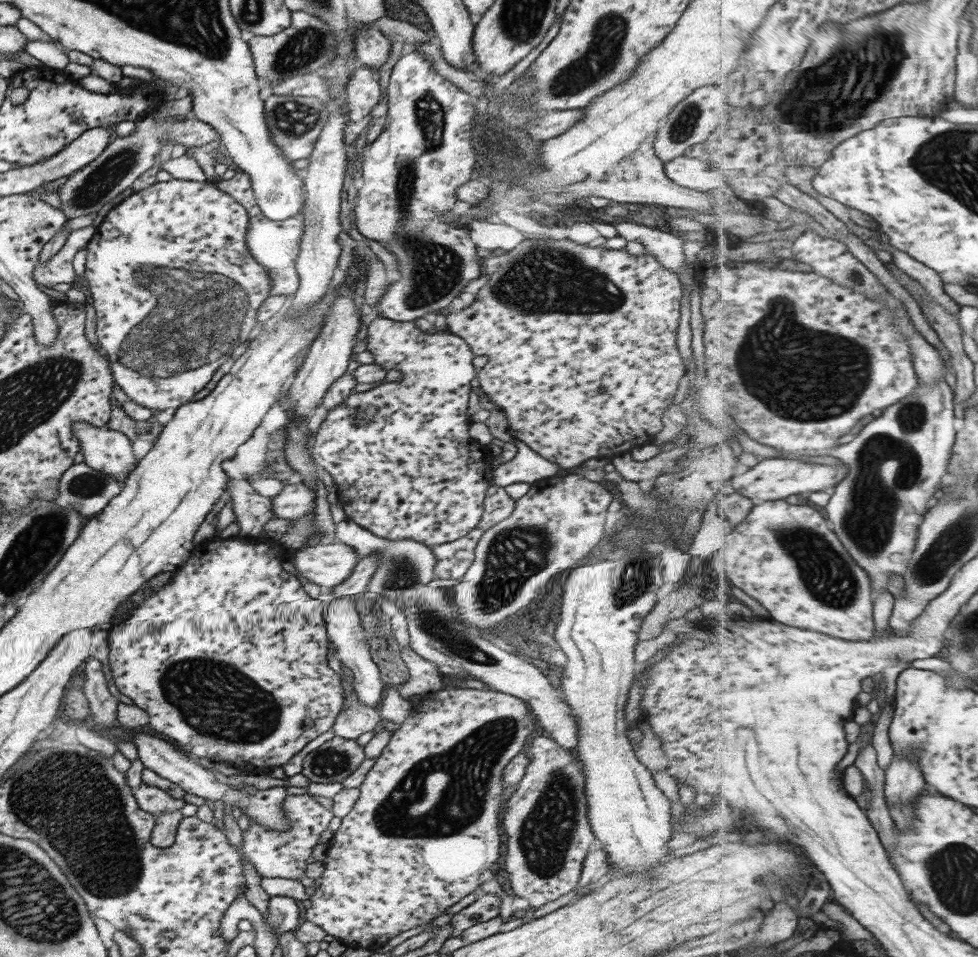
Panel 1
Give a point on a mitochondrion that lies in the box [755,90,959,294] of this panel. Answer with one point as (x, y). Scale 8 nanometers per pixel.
(812, 126)

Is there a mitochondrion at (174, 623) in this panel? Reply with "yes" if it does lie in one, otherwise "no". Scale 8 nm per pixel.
no

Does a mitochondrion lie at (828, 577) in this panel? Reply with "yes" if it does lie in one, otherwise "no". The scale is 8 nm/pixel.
yes

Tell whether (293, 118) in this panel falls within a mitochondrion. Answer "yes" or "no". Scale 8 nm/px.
yes

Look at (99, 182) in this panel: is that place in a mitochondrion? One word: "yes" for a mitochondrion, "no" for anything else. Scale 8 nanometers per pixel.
yes

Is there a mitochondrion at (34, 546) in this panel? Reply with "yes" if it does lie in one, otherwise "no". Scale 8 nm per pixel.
yes

